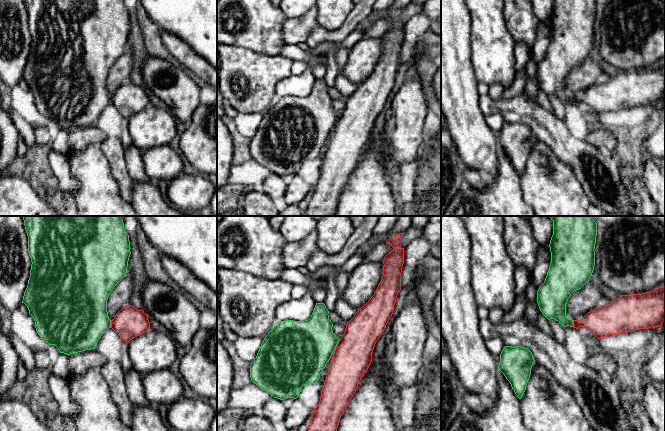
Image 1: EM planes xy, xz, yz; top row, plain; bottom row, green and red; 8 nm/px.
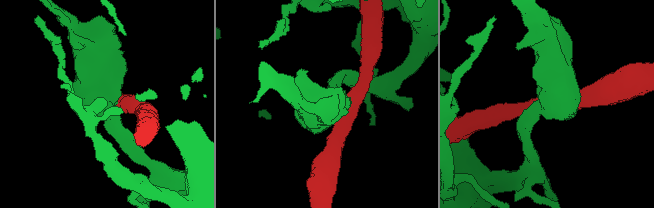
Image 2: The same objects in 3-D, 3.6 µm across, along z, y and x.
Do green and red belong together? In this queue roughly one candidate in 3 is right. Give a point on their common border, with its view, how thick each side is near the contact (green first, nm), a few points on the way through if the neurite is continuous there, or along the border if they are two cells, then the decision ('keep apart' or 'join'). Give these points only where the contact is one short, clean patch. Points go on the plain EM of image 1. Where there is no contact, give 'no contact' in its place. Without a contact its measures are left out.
meets green in xz at (335, 123); 440 nm thick on the green side, 300 nm on the other; border along xz (339, 115), (332, 130); keep apart

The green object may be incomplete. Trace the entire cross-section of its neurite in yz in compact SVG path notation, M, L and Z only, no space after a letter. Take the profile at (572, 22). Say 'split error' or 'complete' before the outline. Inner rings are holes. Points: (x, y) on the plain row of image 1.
complete; M553 0L550 16L551 39L544 59L537 67L537 79L542 90L558 97L564 103L573 103L572 95L566 93L566 80L571 70L581 65L593 49L597 0Z

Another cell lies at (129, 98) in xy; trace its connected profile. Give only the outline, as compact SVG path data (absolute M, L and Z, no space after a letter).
M128 80L111 96L111 104L124 118L128 119L150 105L150 99L148 91L143 86L138 86Z

